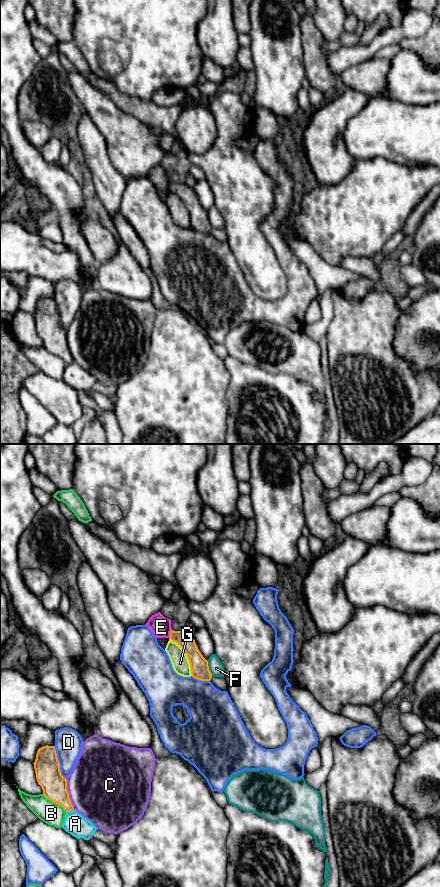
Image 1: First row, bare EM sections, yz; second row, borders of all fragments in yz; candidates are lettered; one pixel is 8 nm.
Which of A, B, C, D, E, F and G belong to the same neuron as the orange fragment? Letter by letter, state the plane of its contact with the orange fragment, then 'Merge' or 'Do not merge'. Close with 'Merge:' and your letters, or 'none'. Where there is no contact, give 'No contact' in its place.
A: Touches orange in yz. Do not merge
B: Touches orange in yz. Do not merge
C: Touches orange in yz. Do not merge
D: Touches orange in yz. Do not merge
E: Touches orange in yz. Do not merge
F: Touches orange in yz. Do not merge
G: Touches orange in yz. Do not merge
Merge: none

